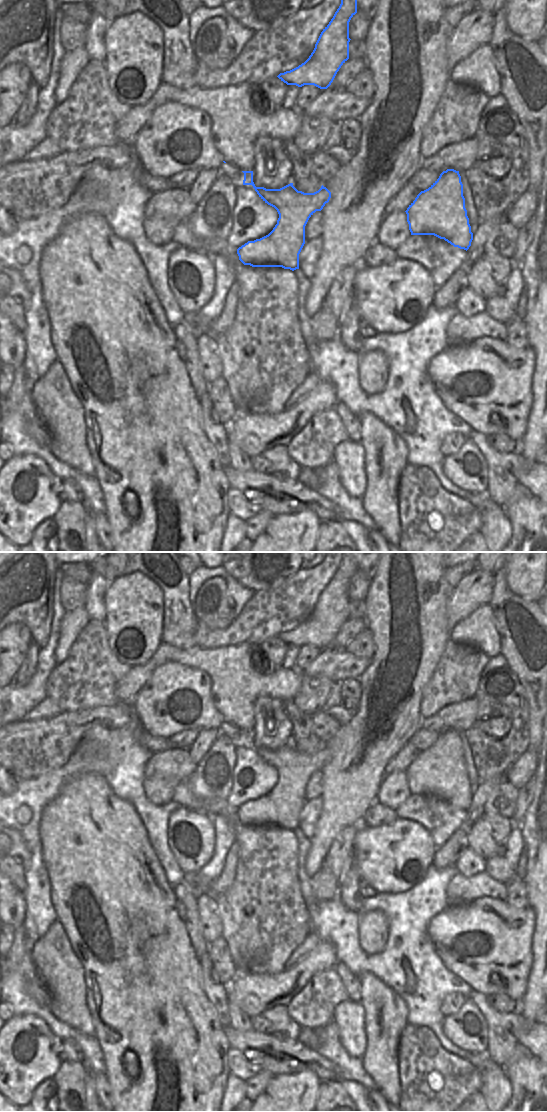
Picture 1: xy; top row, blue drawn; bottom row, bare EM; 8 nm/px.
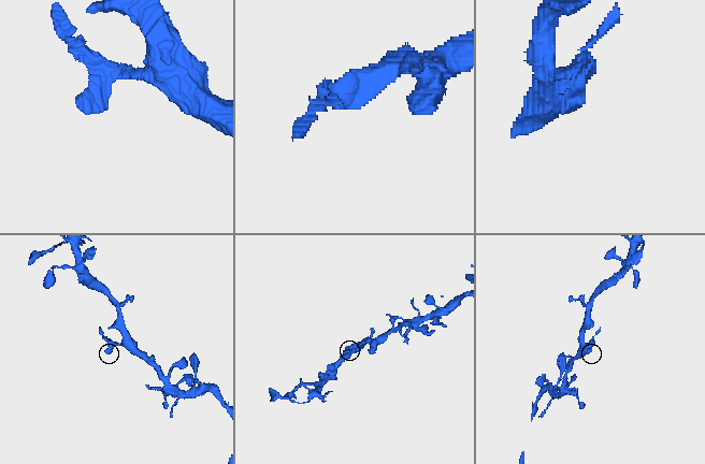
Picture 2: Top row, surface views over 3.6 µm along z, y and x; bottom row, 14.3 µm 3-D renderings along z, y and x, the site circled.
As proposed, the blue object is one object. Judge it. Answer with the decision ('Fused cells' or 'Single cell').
Single cell

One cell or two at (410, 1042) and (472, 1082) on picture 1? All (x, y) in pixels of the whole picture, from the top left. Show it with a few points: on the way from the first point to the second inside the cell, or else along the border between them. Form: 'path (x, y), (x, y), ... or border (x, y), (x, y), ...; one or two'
path (425, 1057), (447, 1079), (457, 1079); one

